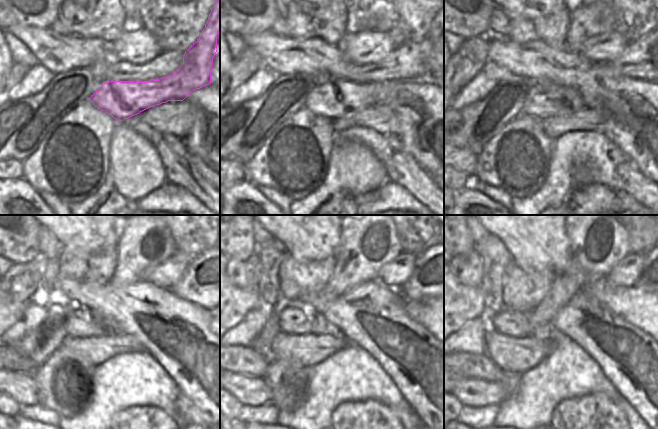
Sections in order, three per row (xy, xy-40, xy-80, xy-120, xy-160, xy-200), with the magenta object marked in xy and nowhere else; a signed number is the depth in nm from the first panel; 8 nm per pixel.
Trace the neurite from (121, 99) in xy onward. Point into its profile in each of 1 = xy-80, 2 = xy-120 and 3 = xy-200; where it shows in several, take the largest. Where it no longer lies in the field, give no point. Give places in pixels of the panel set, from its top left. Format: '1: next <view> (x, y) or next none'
1: next xy-80 (545, 99)
2: next xy-120 (82, 322)
3: next xy-200 (511, 323)

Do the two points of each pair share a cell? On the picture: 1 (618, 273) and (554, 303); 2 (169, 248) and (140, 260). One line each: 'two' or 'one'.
1: two
2: one

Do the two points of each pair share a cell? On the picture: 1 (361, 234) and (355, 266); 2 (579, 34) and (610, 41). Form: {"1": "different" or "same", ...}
{"1": "same", "2": "different"}

